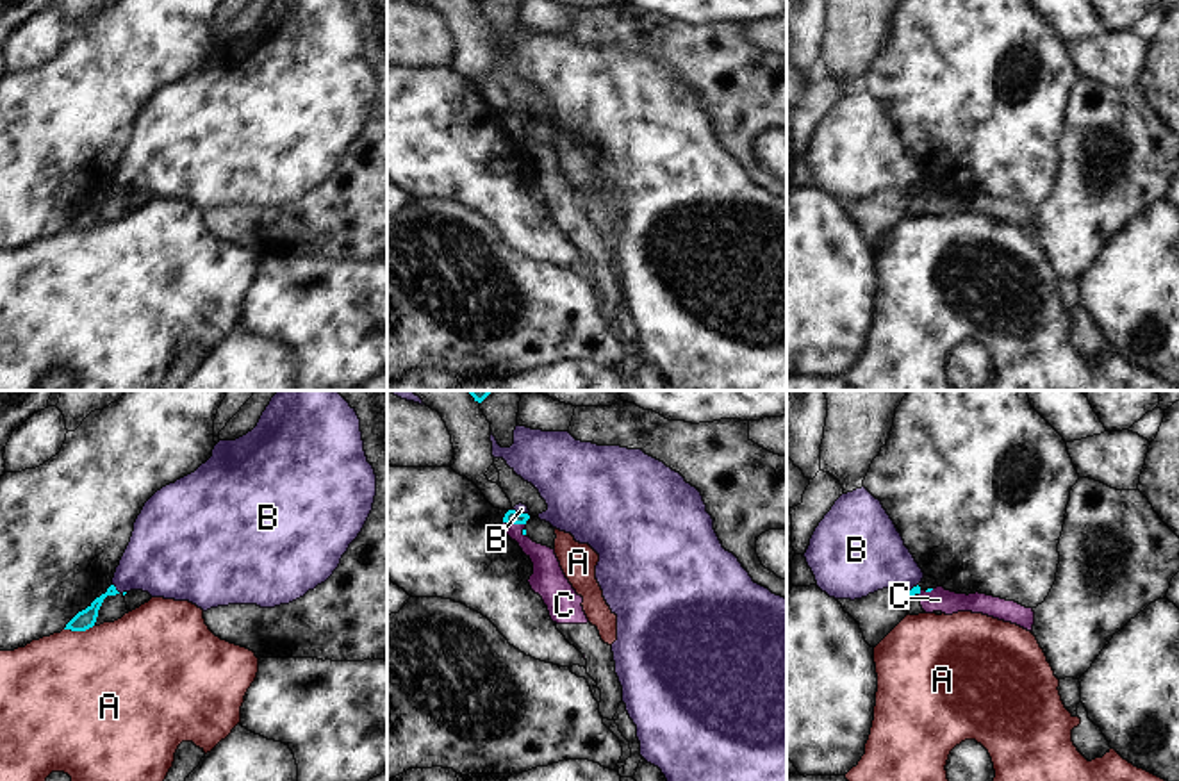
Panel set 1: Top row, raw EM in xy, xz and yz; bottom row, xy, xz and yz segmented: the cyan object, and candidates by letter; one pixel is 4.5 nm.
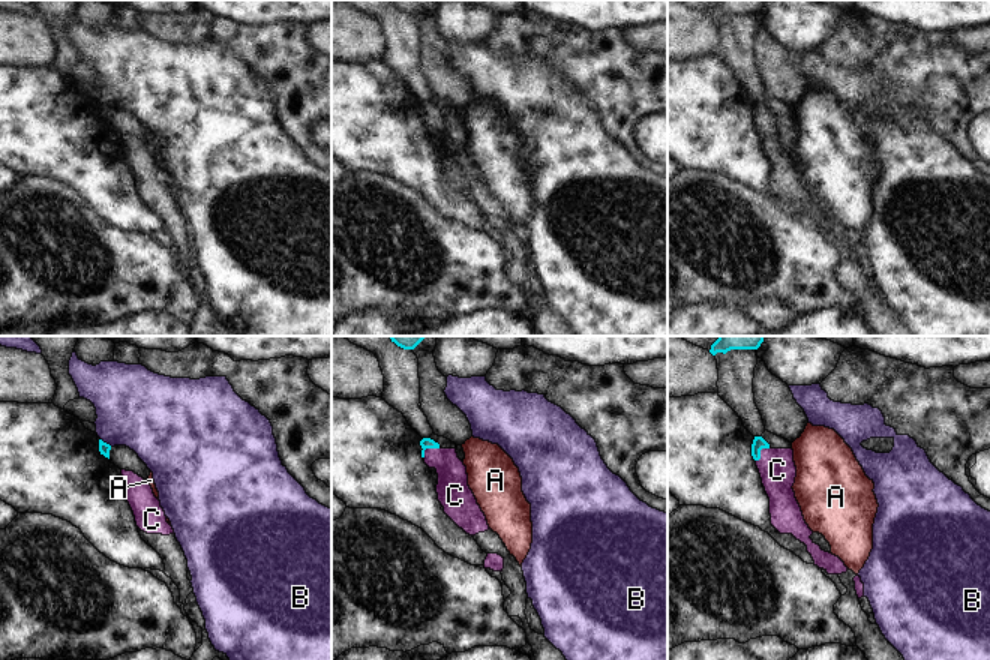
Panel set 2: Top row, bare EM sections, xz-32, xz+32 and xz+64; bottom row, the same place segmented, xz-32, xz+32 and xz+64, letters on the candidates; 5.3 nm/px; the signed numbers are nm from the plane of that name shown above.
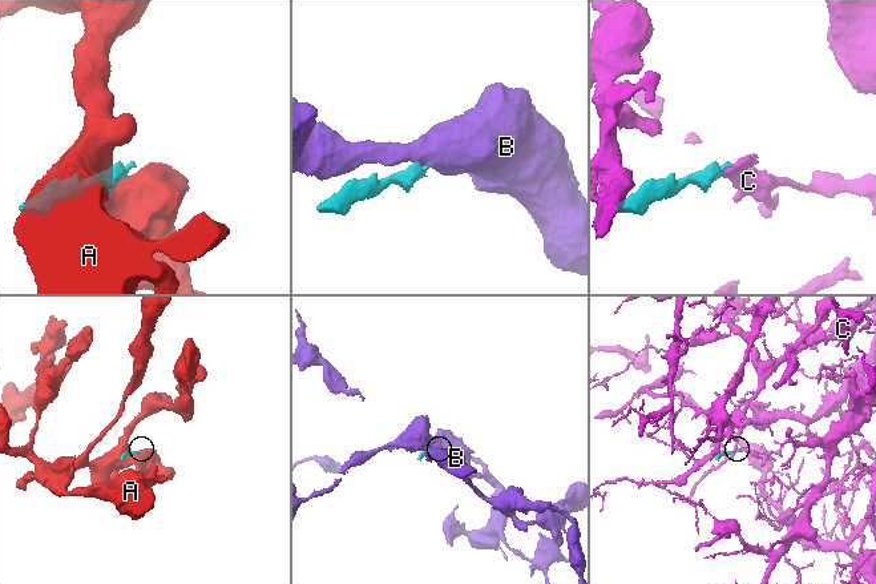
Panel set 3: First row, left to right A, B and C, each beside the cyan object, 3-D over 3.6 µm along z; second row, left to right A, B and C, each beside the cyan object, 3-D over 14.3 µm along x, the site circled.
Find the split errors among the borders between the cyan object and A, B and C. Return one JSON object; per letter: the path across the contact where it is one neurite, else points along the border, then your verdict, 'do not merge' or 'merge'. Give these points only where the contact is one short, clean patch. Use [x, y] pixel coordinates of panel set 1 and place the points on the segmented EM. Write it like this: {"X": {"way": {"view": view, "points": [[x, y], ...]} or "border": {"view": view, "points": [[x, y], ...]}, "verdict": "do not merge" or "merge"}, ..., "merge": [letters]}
{"A": {"verdict": "do not merge"}, "B": {"border": {"view": "xy", "points": [[113, 583], [120, 592], [125, 592]]}, "verdict": "do not merge"}, "C": {"way": {"view": "xz", "points": [[511, 517], [514, 523], [519, 537], [546, 567]]}, "verdict": "merge"}, "merge": ["C"]}

